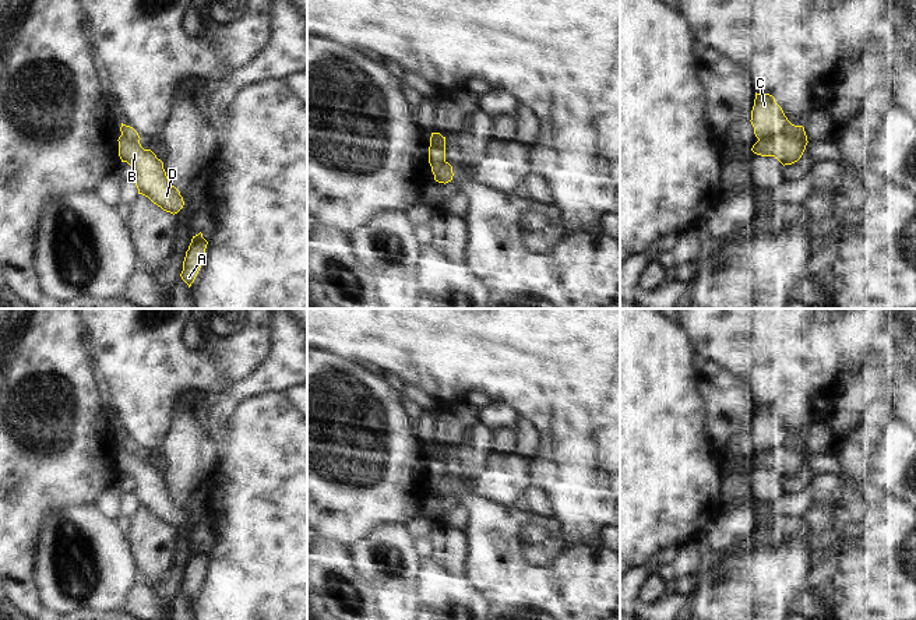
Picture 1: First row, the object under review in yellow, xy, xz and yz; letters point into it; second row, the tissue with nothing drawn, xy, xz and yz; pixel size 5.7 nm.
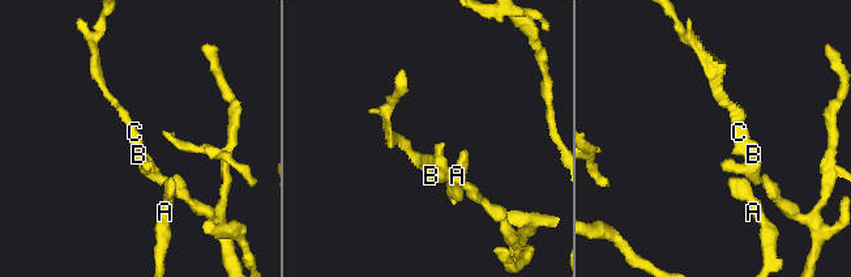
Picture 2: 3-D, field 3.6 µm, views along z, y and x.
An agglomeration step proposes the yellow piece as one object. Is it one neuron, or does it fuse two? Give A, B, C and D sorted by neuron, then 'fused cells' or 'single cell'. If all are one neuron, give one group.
groups A B D / C; fused cells

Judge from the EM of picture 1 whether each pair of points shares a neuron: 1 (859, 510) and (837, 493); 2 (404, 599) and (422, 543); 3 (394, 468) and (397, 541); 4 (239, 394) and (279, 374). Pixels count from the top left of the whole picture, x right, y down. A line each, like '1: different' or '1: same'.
1: same
2: different
3: different
4: same

